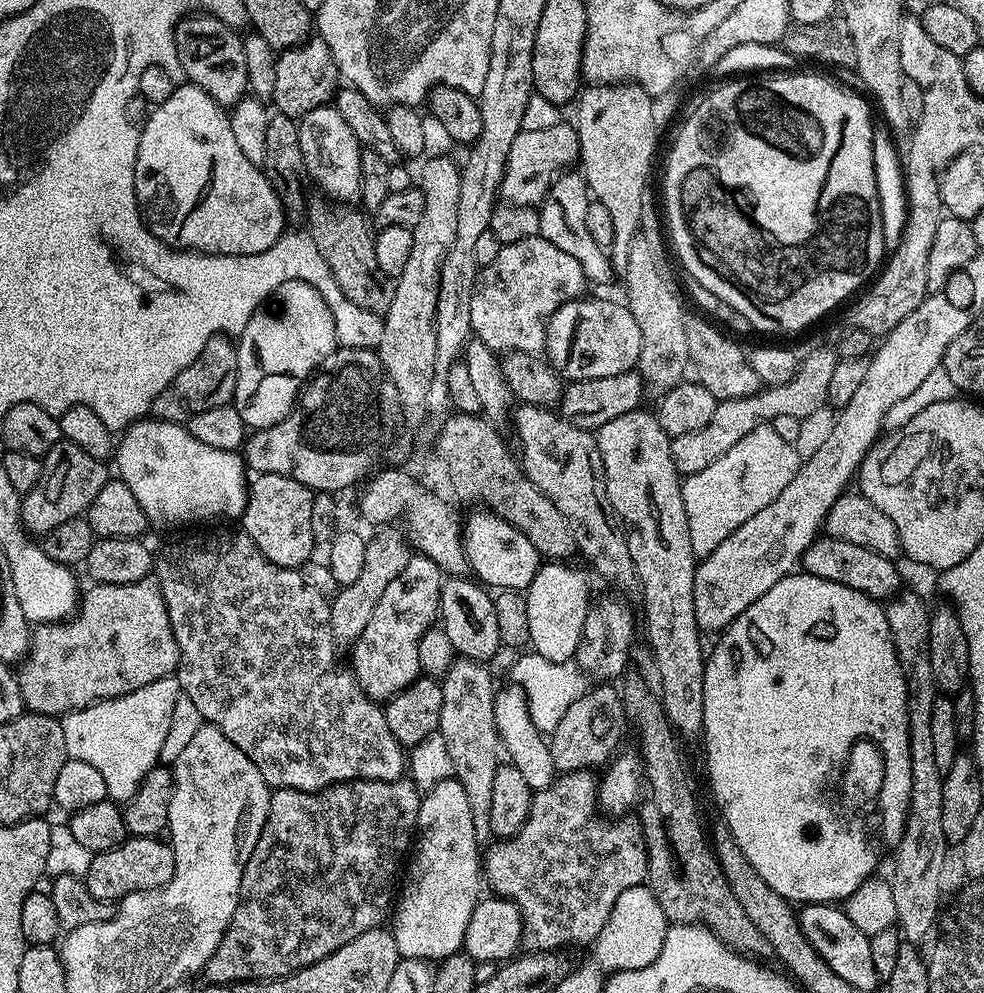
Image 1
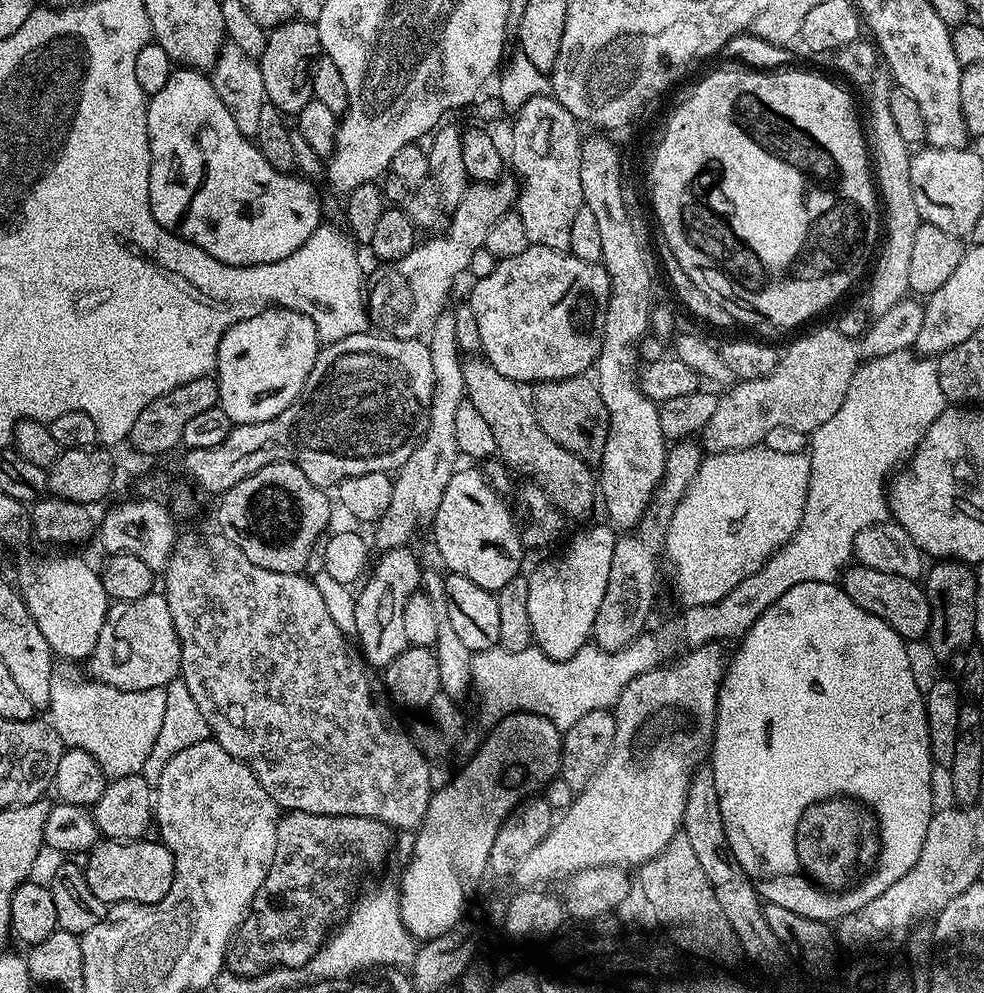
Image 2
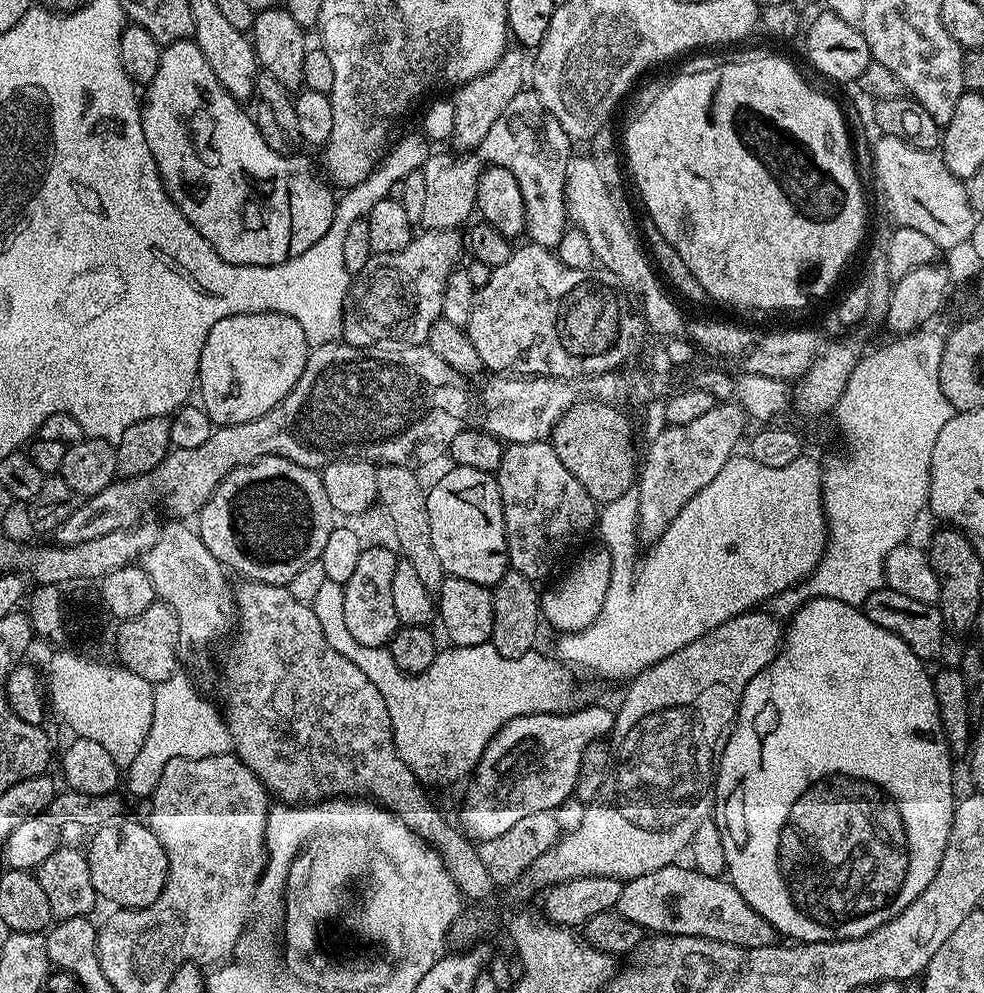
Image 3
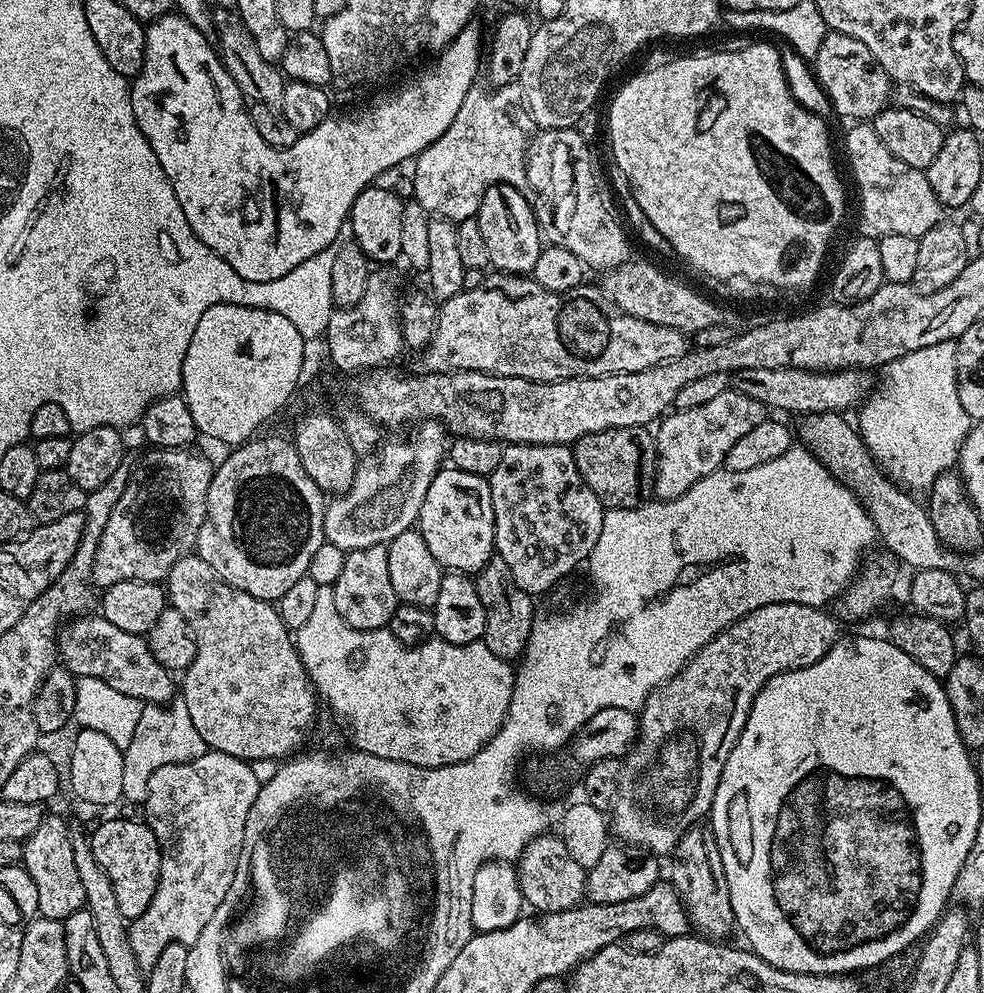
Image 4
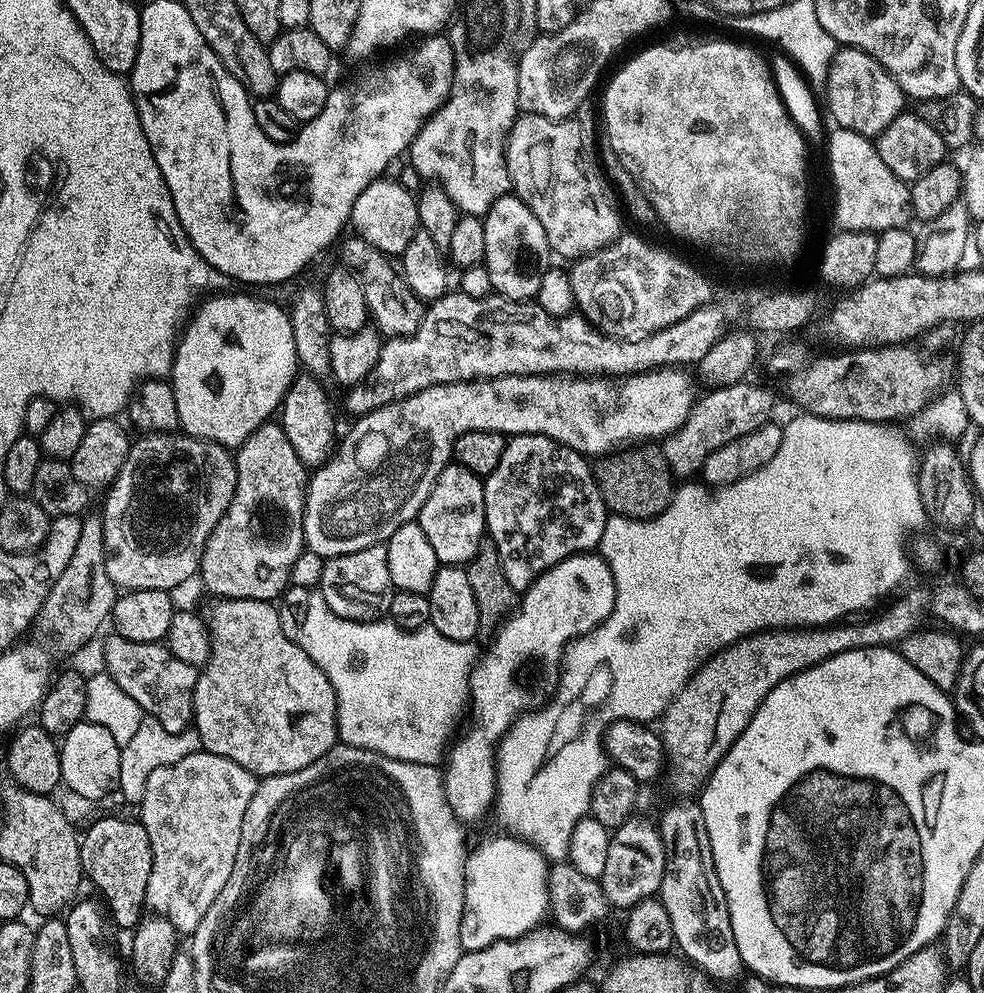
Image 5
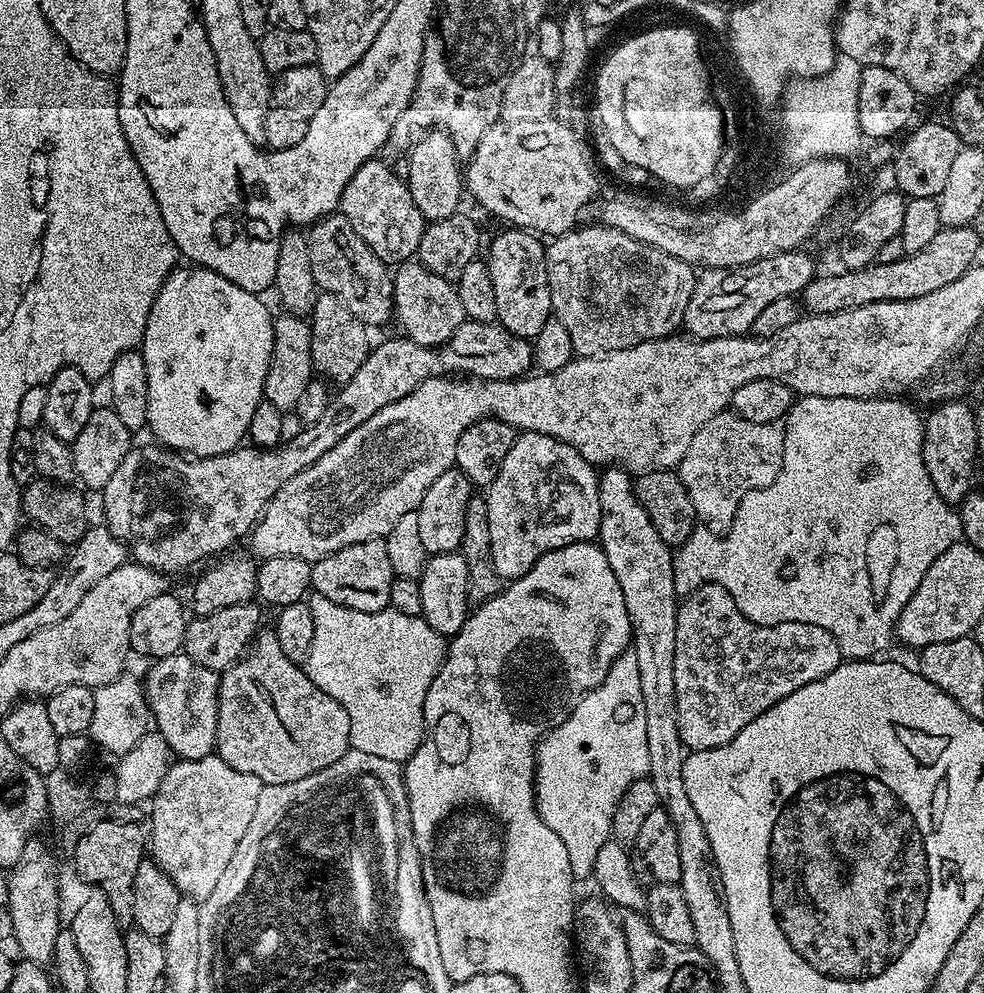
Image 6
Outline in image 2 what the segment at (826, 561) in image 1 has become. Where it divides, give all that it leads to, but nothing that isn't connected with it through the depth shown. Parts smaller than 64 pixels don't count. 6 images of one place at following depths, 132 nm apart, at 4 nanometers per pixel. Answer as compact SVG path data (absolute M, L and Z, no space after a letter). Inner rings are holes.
M856 562L844 569L842 573L842 587L844 592L862 610L874 614L874 618L882 618L905 641L923 641L930 626L930 602L928 593L917 581L902 578L898 574L886 574L886 570L874 570Z

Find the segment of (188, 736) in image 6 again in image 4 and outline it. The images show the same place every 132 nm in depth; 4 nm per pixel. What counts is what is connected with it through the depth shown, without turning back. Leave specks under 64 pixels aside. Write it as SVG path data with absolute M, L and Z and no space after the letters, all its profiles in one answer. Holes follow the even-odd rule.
M81 614L65 623L58 633L58 656L63 667L79 678L98 678L130 698L149 704L167 705L177 695L173 673L154 658L144 636L126 634L99 614ZM93 615L93 616L92 616ZM176 692L176 695L174 695Z

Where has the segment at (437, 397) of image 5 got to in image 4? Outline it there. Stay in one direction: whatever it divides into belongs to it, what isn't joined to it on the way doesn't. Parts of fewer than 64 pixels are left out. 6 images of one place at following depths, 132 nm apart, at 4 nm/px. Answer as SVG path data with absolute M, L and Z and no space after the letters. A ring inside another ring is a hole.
M424 432L413 440L385 439L371 455L363 457L356 465L352 485L327 501L325 541L350 553L366 546L388 545L398 534L409 531L420 519L426 490L446 456L445 433L441 432Z

